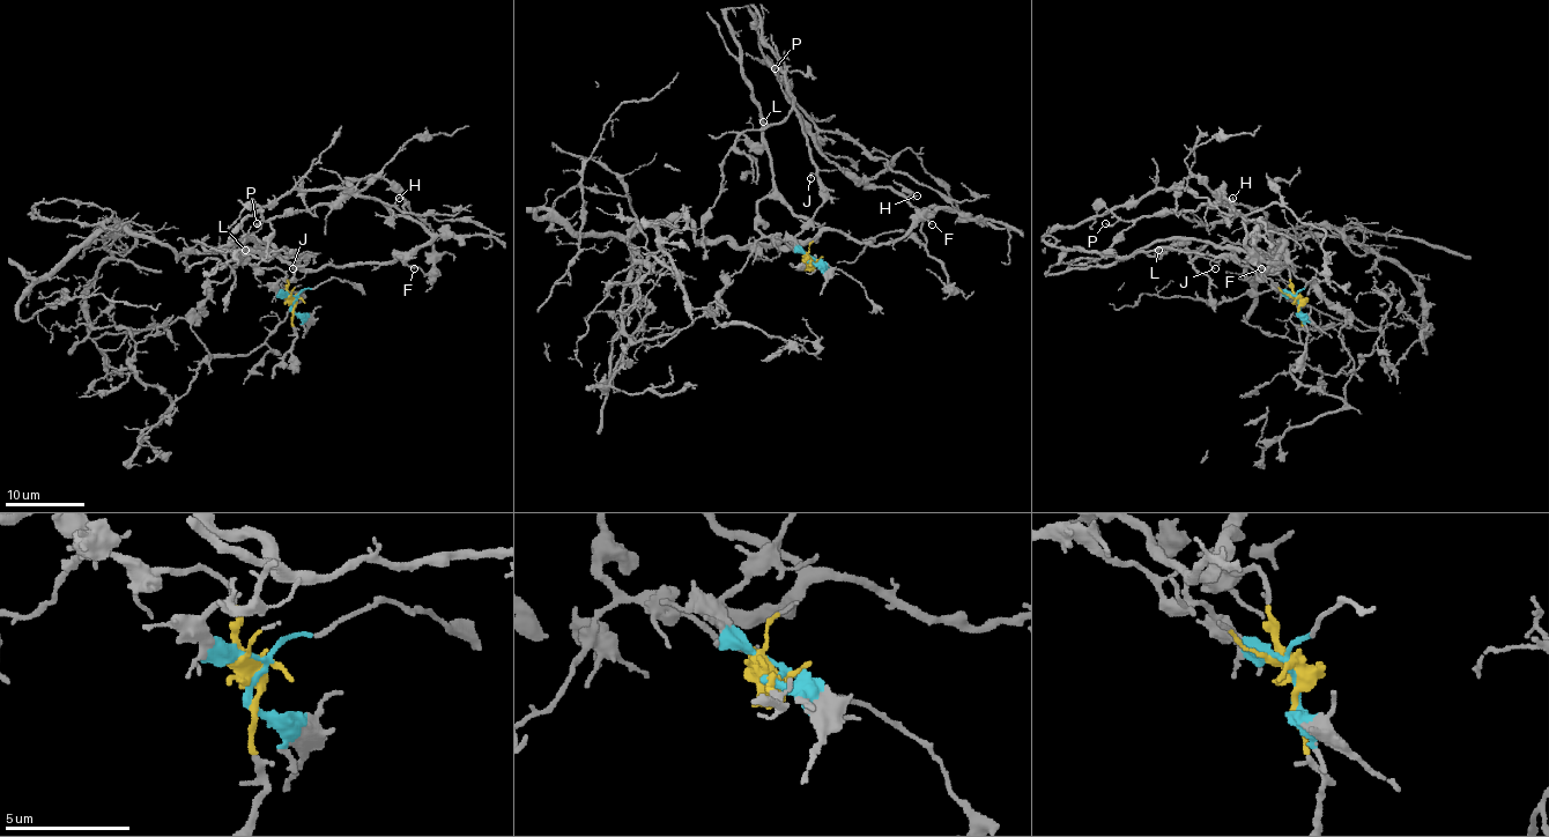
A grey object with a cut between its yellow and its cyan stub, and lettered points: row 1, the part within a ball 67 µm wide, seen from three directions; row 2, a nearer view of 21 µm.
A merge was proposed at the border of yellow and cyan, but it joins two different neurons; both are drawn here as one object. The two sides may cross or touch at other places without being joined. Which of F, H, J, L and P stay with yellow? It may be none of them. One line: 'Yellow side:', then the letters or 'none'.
Yellow side: F, H, P

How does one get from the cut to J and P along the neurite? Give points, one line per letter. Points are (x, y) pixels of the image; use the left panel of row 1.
J: (293, 302), (295, 297), (287, 296), (276, 283), (282, 278), (289, 280), (304, 263), (303, 258), (293, 268)
P: (293, 302), (281, 269), (236, 249), (269, 241), (320, 269), (391, 264), (430, 236), (371, 197), (257, 223)

